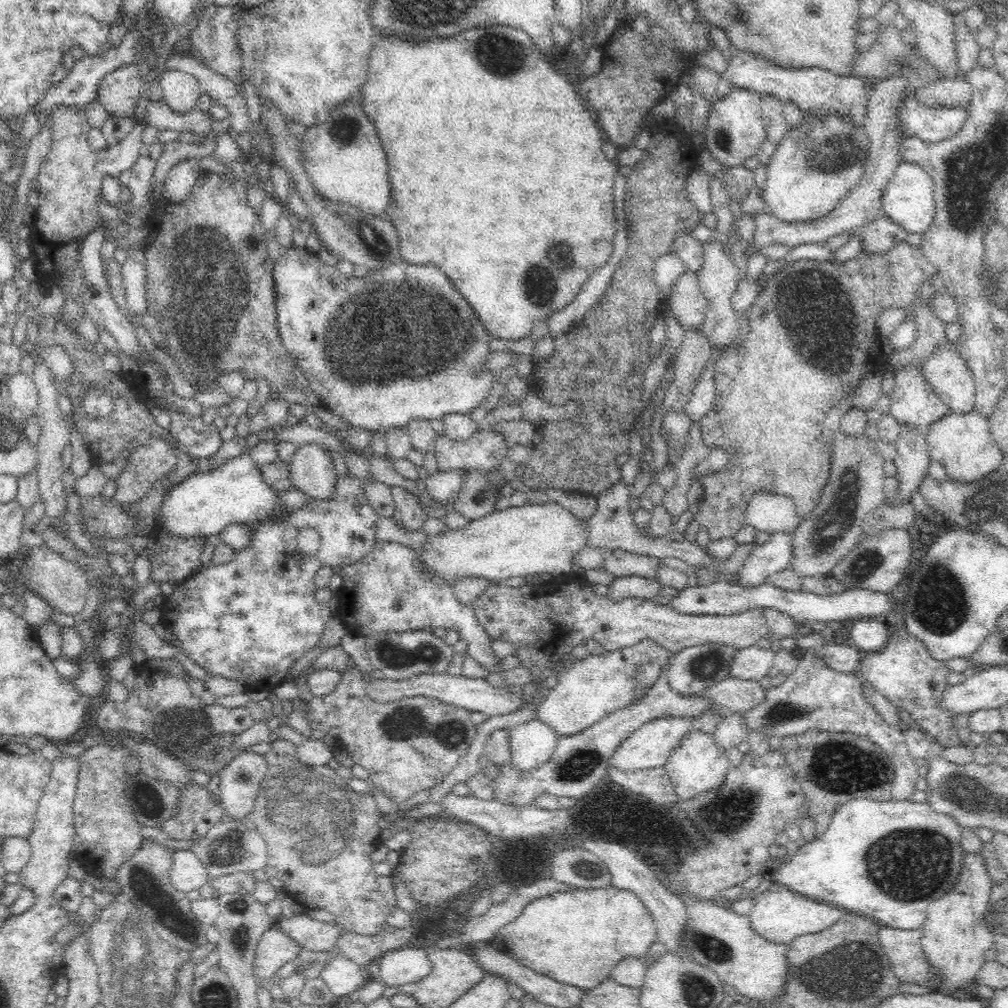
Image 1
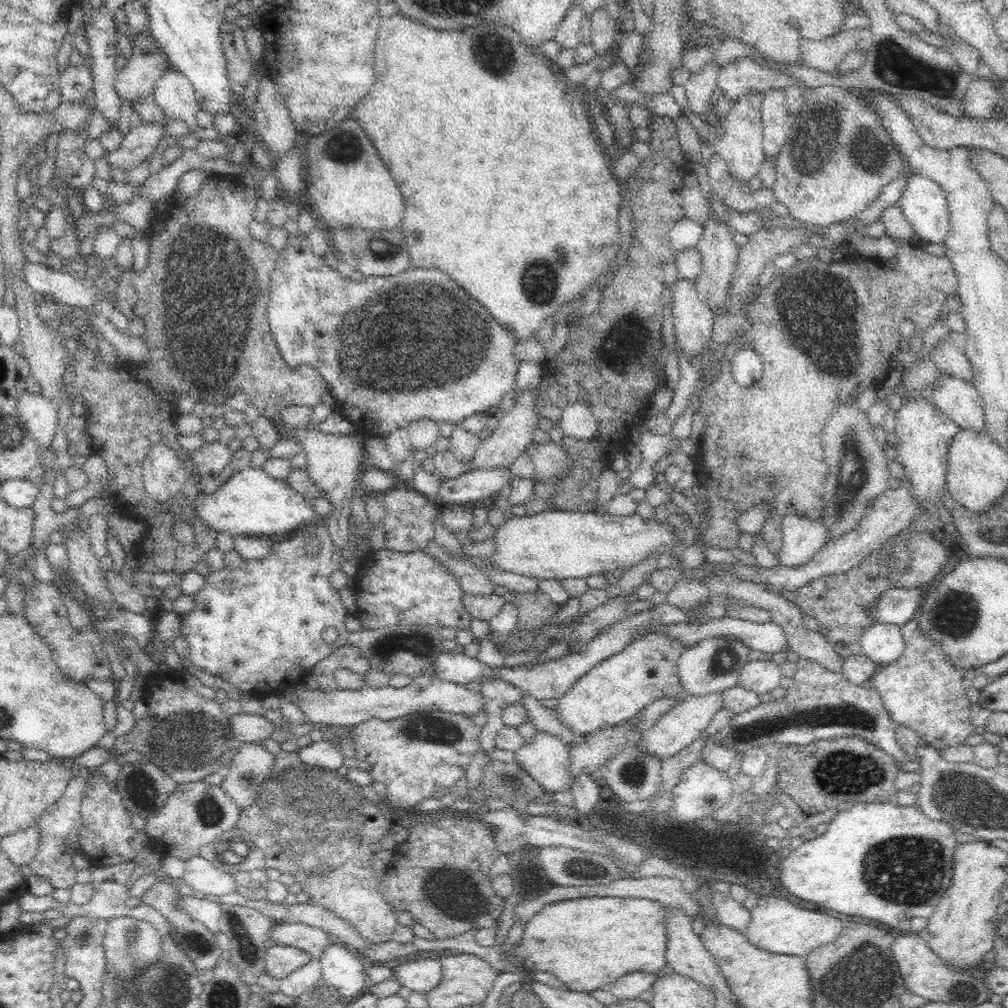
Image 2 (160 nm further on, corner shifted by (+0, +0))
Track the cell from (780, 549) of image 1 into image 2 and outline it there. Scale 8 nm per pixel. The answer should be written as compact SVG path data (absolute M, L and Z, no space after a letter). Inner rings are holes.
M788 515L781 522L782 548L777 554L781 567L798 568L804 566L813 559L813 556L820 552L831 540L829 524L825 523L823 516L806 518L798 515Z

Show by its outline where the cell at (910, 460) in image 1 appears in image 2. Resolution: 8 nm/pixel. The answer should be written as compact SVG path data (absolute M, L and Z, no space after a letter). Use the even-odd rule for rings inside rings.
M903 479L899 488L888 488L880 496L877 496L867 508L866 514L848 534L843 534L837 539L830 541L820 552L813 556L810 562L803 564L804 566L766 569L760 566L752 567L751 564L744 564L736 560L736 562L727 563L726 566L704 567L702 564L702 566L693 570L673 570L673 568L669 567L662 571L656 570L650 576L649 583L654 586L656 592L662 592L666 596L677 582L694 580L700 581L702 585L707 586L709 580L724 580L726 576L731 576L734 581L740 581L740 583L754 583L754 585L766 590L770 587L776 587L782 590L795 591L814 580L822 578L822 576L850 571L850 568L860 564L860 560L866 558L870 552L880 549L891 537L909 528L914 516L918 516L918 503L916 503L916 499L910 493L908 481Z

